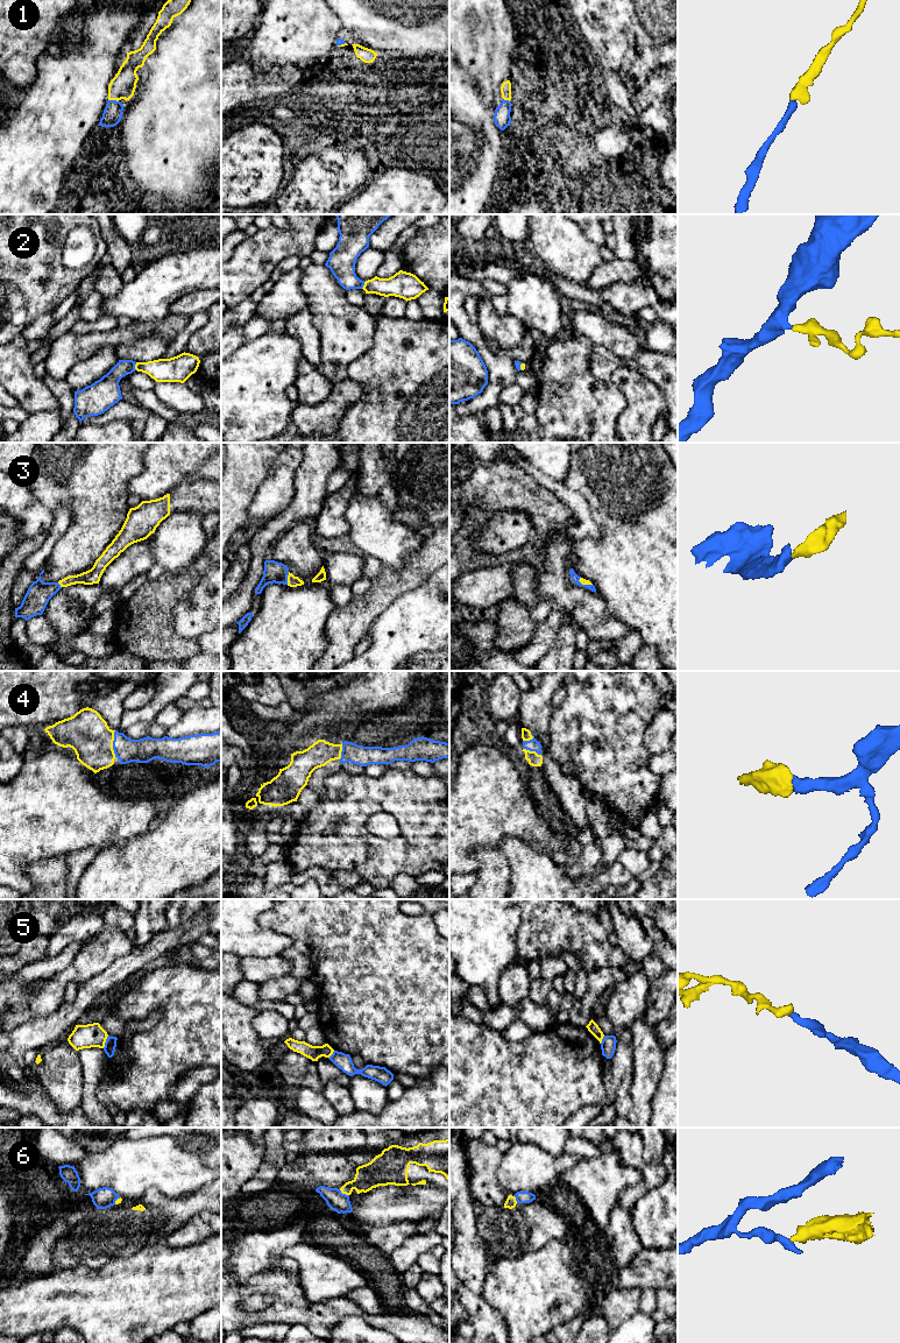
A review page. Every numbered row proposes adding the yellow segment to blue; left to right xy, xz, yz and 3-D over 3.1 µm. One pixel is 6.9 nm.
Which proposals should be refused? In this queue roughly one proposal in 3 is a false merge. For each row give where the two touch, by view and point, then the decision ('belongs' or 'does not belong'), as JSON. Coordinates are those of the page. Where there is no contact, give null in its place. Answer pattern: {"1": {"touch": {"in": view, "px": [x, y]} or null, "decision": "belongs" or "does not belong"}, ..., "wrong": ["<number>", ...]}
{"1": {"touch": {"in": "xy", "px": [113, 100]}, "decision": "belongs"}, "2": {"touch": {"in": "xy", "px": [134, 366]}, "decision": "belongs"}, "3": {"touch": {"in": "xz", "px": [286, 578]}, "decision": "belongs"}, "4": {"touch": {"in": "xy", "px": [113, 743]}, "decision": "belongs"}, "5": {"touch": {"in": "xy", "px": [106, 1041]}, "decision": "does not belong"}, "6": {"touch": {"in": "xz", "px": [344, 1194]}, "decision": "does not belong"}, "wrong": ["5", "6"]}

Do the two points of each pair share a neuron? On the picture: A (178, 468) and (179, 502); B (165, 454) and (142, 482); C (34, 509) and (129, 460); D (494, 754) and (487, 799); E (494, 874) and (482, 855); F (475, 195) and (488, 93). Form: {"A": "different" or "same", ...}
{"A": "different", "B": "same", "C": "different", "D": "same", "E": "same", "F": "different"}

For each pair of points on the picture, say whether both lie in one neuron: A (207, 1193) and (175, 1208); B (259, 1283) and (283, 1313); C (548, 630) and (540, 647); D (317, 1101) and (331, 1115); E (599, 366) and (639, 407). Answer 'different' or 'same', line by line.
A: same
B: same
C: same
D: same
E: different

